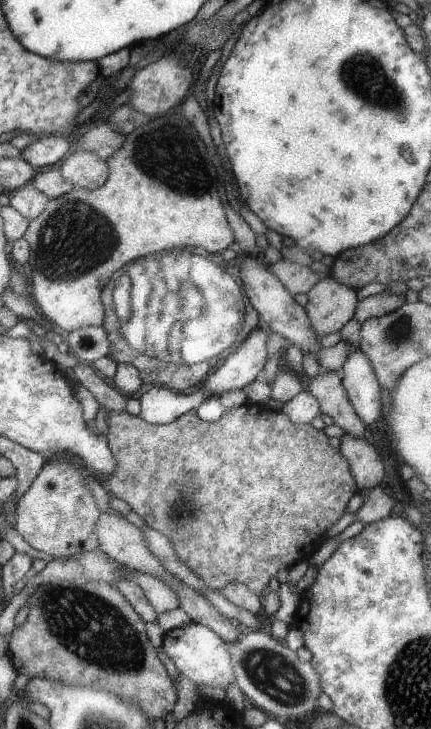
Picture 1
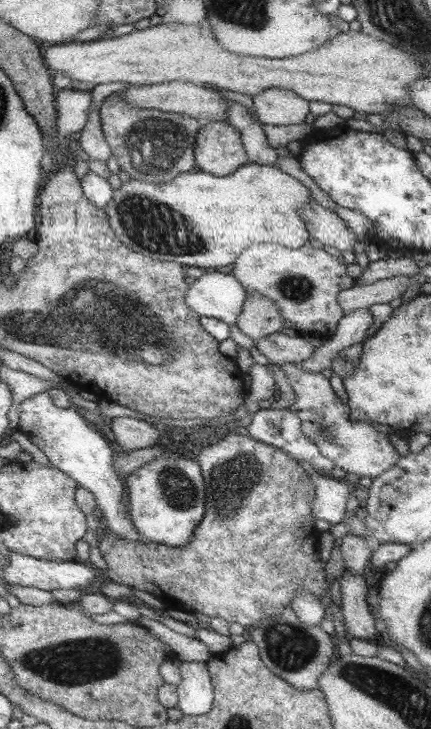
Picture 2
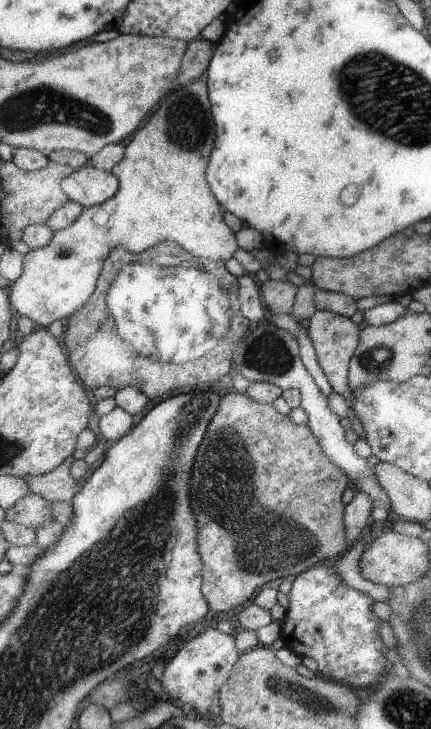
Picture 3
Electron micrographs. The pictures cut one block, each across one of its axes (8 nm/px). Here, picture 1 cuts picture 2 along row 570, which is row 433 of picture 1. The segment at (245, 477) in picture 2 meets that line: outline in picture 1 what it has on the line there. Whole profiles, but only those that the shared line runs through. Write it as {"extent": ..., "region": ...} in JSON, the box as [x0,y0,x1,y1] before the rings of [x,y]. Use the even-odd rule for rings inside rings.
{"extent":[101,402,356,595],"region":[[[247,402],[242,406],[228,408],[221,416],[220,420],[214,422],[204,422],[196,415],[196,409],[182,414],[178,419],[164,425],[148,424],[139,416],[133,416],[123,412],[112,412],[107,410],[108,434],[105,438],[109,442],[109,448],[116,458],[117,469],[111,476],[104,476],[101,480],[106,486],[109,494],[125,501],[132,510],[137,513],[149,528],[160,532],[166,536],[176,555],[192,572],[208,586],[208,589],[220,590],[228,584],[237,582],[245,584],[257,595],[260,590],[268,584],[268,580],[284,566],[306,561],[308,554],[314,552],[324,540],[326,530],[329,530],[334,523],[338,522],[340,516],[346,510],[348,500],[356,494],[356,477],[350,472],[351,464],[348,459],[340,454],[339,450],[334,450],[328,444],[328,436],[323,430],[312,428],[310,423],[297,425],[292,422],[284,413],[271,409],[265,404]]]}

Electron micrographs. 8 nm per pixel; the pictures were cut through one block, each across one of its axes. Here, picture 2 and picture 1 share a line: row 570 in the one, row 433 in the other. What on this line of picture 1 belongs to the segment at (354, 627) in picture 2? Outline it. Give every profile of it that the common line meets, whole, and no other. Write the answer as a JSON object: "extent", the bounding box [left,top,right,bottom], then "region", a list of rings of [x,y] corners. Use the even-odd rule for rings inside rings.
{"extent":[339,433,386,489],"region":[[[344,433],[339,451],[350,461],[358,488],[369,489],[380,485],[386,472],[376,450],[365,438]]]}

